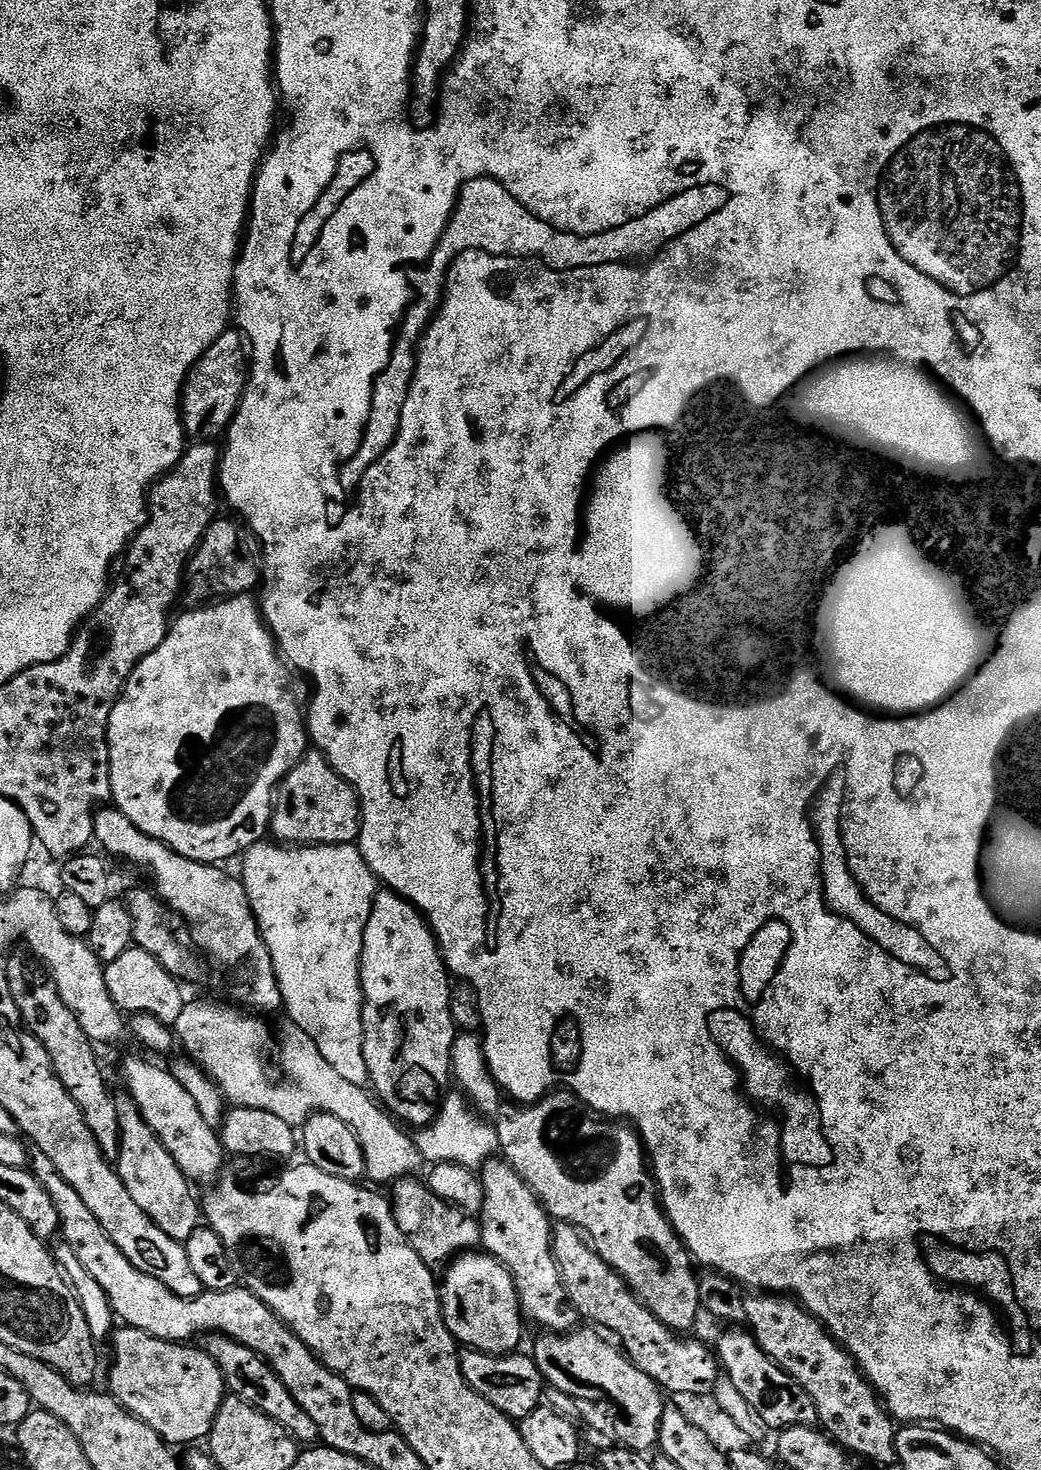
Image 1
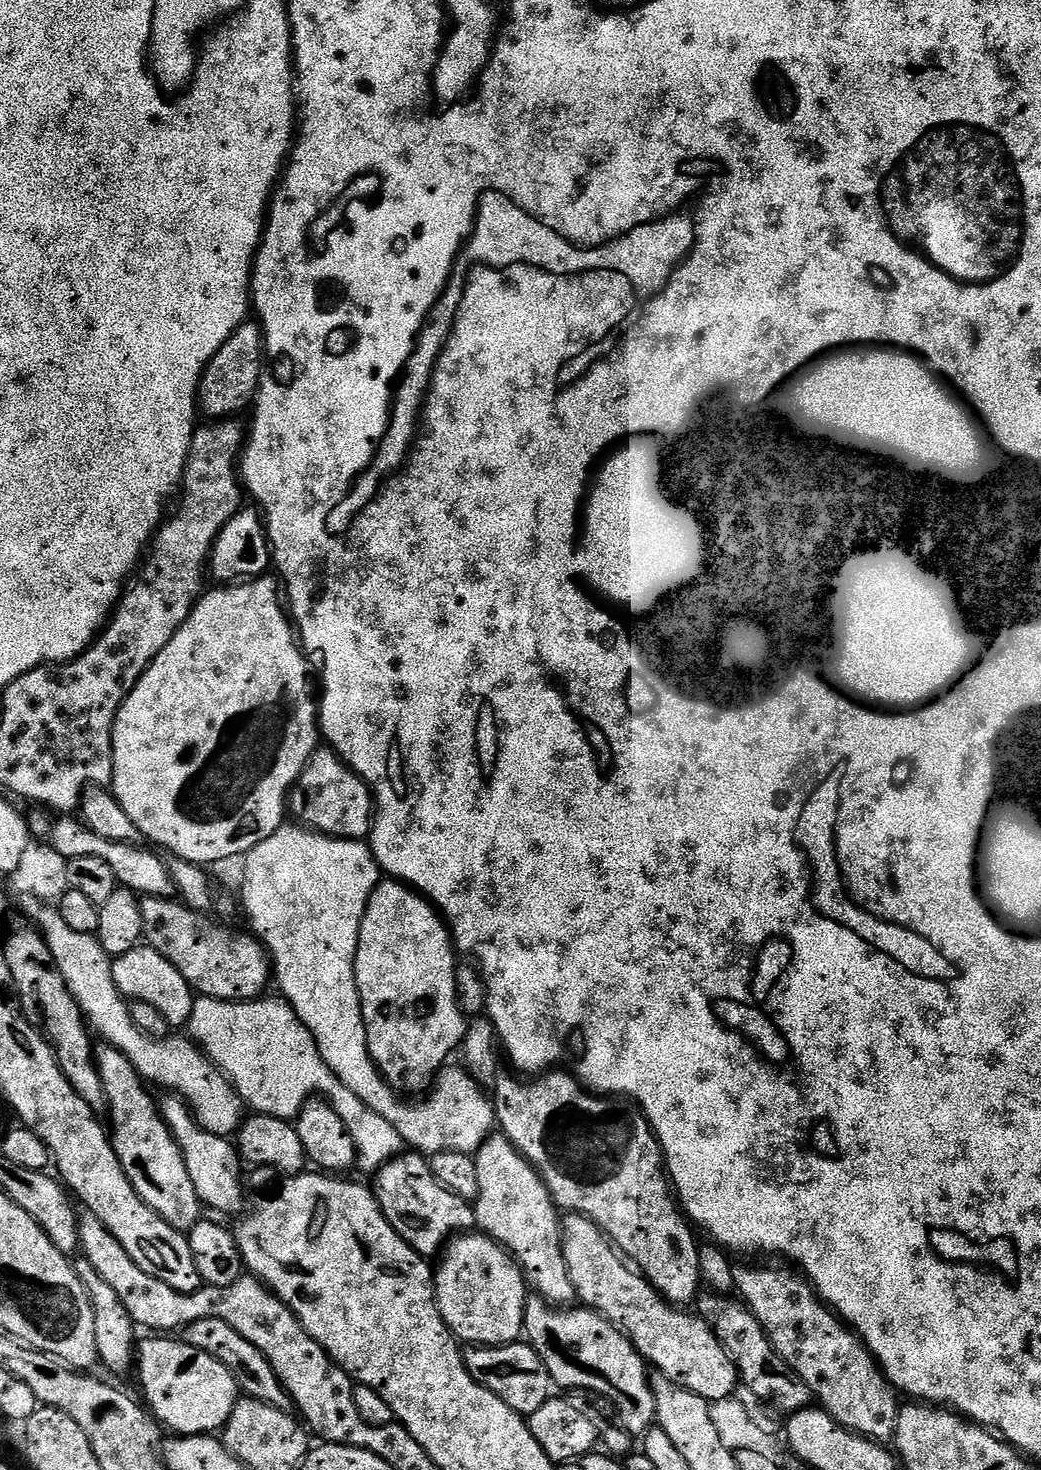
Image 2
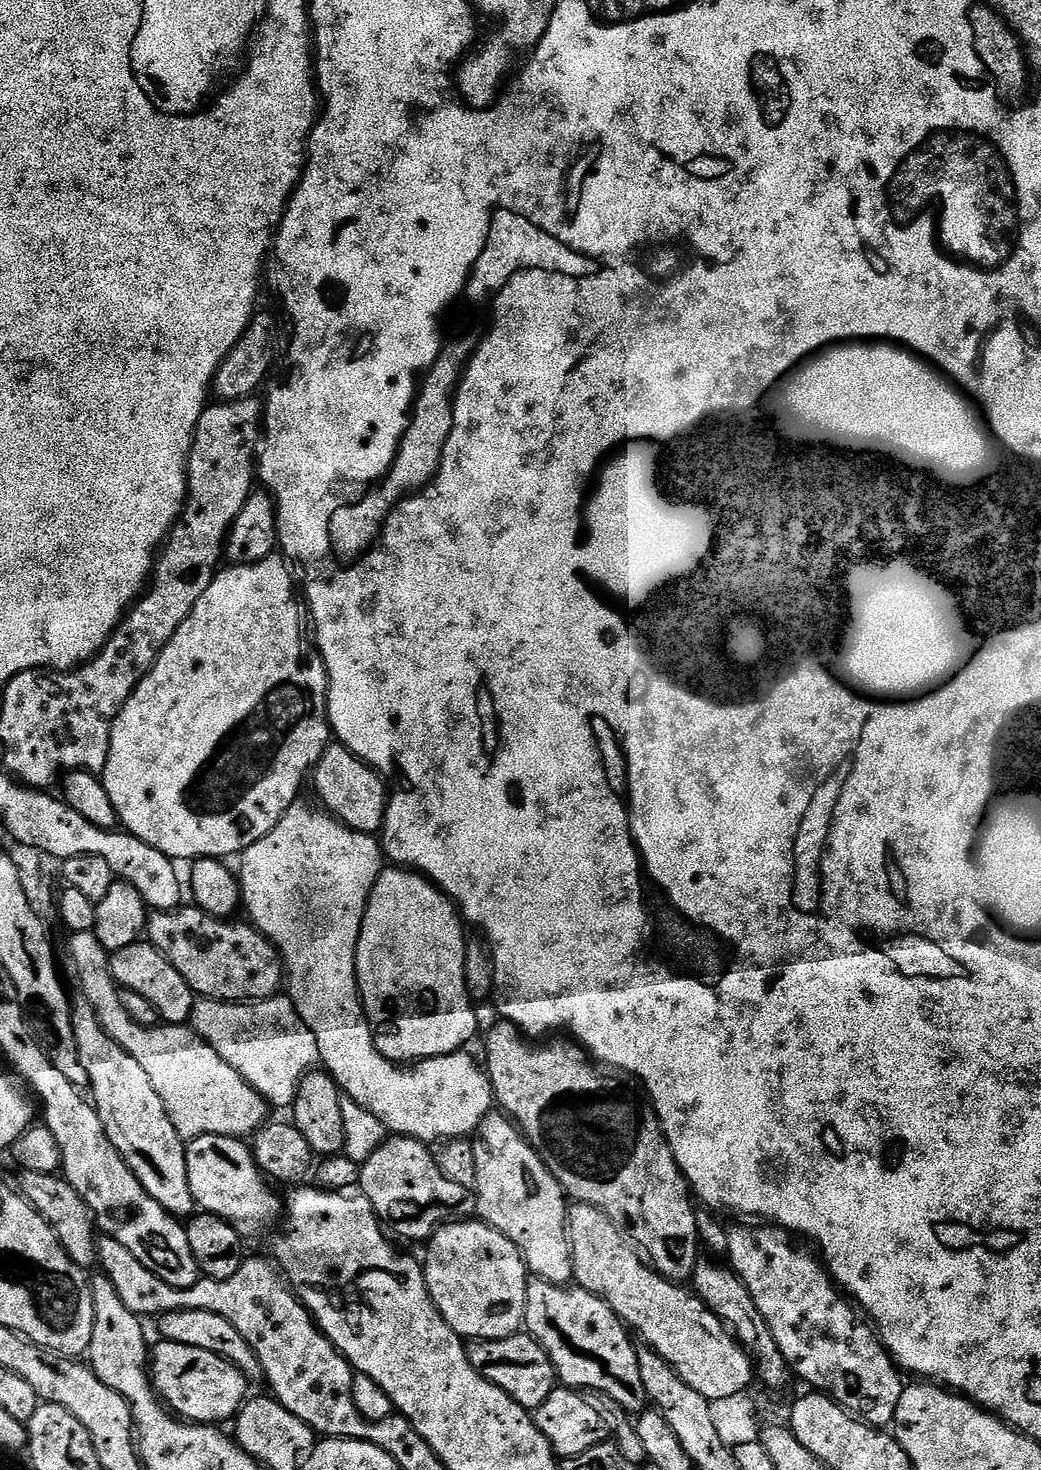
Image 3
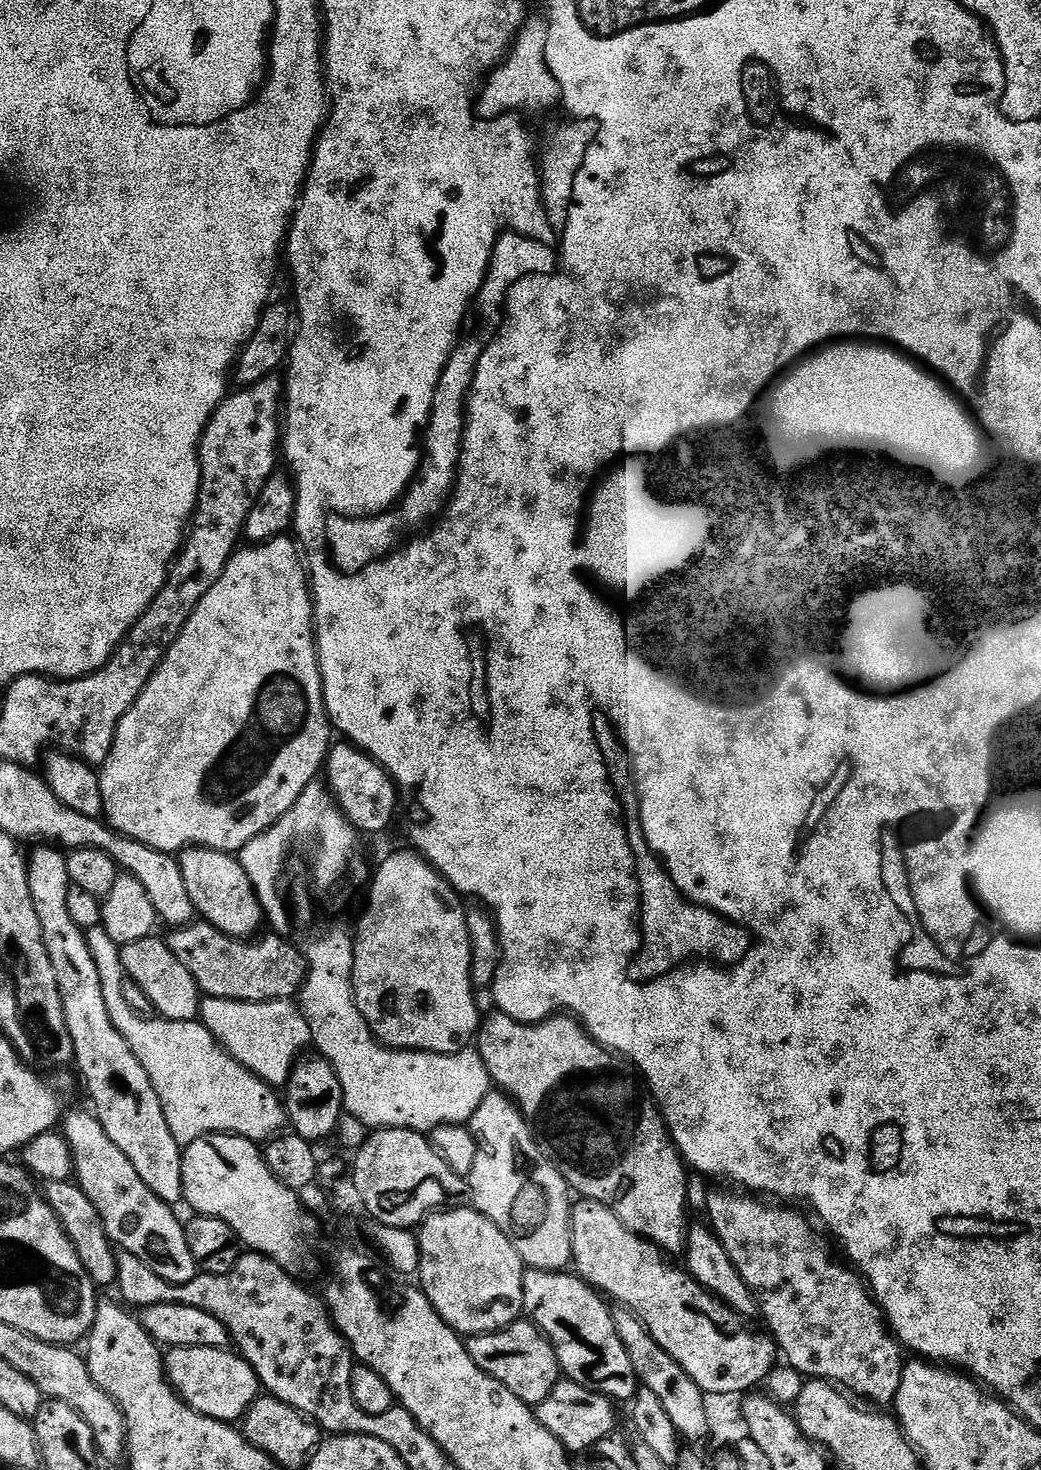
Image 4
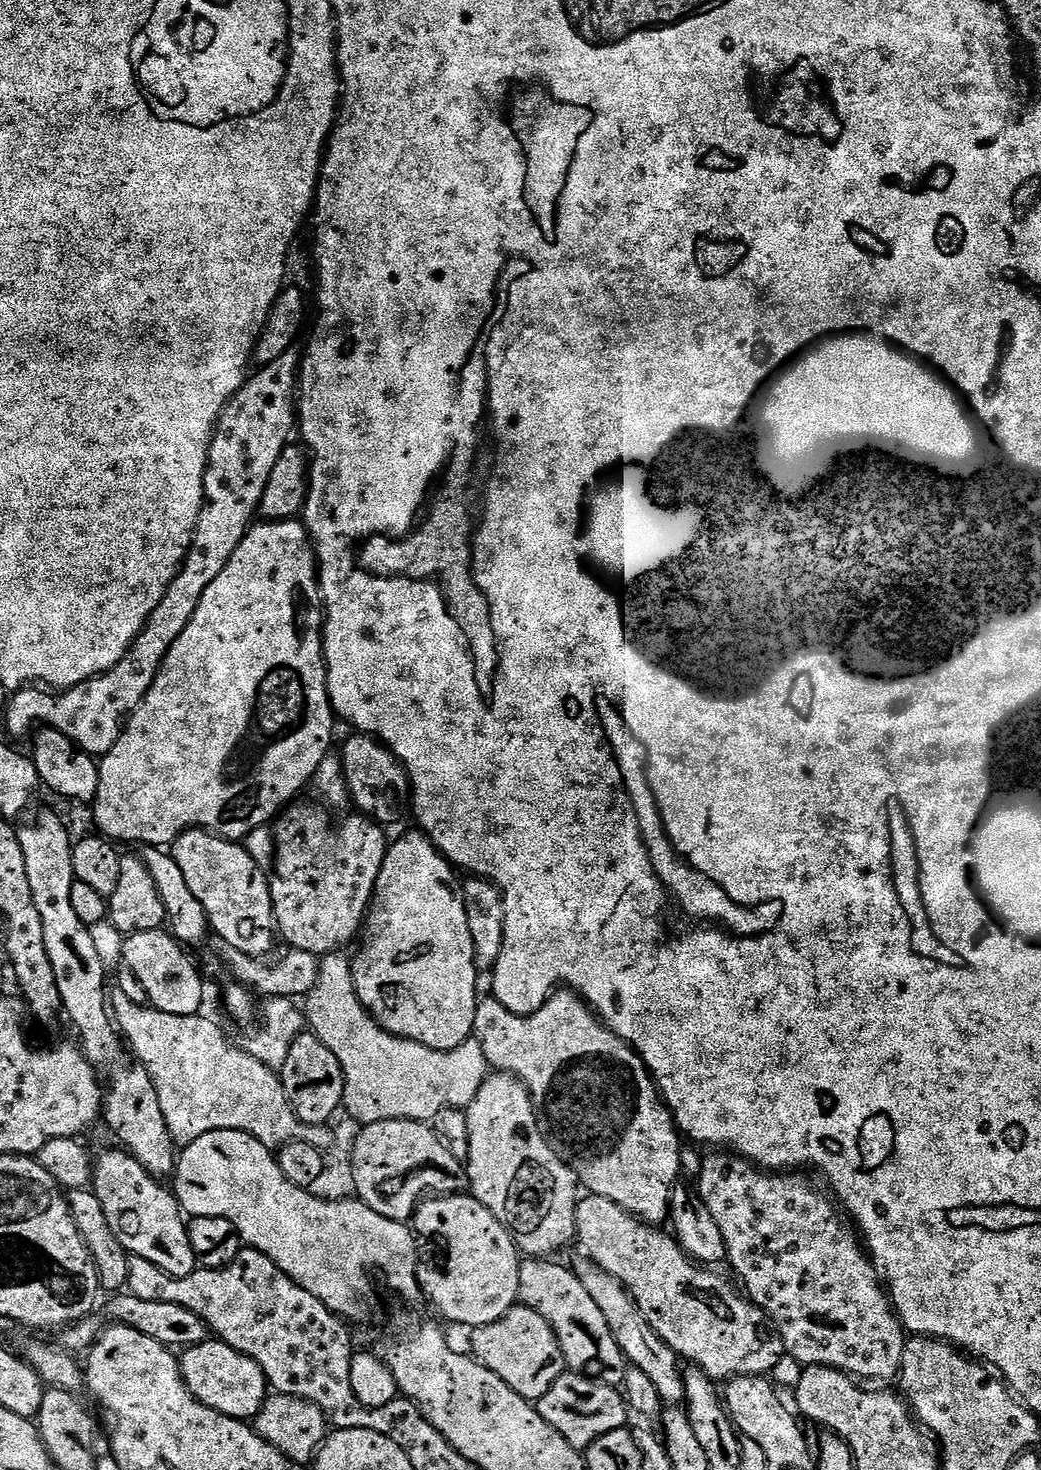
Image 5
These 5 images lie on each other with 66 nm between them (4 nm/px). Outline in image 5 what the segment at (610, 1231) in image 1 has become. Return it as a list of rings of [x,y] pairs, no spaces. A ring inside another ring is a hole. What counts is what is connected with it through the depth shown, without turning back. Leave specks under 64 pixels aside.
[[[557,990],[553,992],[552,997],[541,1008],[534,1010],[534,1014],[529,1016],[514,1014],[510,1010],[506,1010],[506,1006],[502,1006],[502,1002],[498,1002],[495,996],[491,994],[485,996],[485,1000],[483,997],[477,999],[476,1002],[474,1030],[472,1031],[475,1043],[483,1050],[485,1061],[497,1073],[515,1076],[517,1080],[527,1086],[528,1093],[532,1096],[537,1109],[542,1113],[543,1119],[547,1123],[548,1120],[552,1123],[552,1128],[556,1131],[557,1138],[568,1147],[569,1153],[567,1152],[567,1155],[570,1157],[572,1169],[576,1172],[577,1181],[583,1187],[585,1184],[588,1187],[587,1191],[591,1195],[610,1198],[610,1202],[622,1206],[632,1216],[636,1216],[644,1223],[653,1226],[663,1225],[663,1220],[665,1223],[672,1211],[672,1191],[676,1189],[677,1183],[681,1179],[680,1140],[682,1141],[682,1136],[677,1129],[676,1120],[672,1117],[672,1111],[665,1104],[664,1097],[661,1096],[659,1088],[656,1087],[656,1082],[652,1079],[651,1072],[648,1071],[648,1067],[644,1064],[644,1059],[633,1050],[632,1045],[627,1044],[618,1034],[612,1032],[607,1024],[596,1015],[595,1011],[589,1008],[588,1003],[574,991]]]

